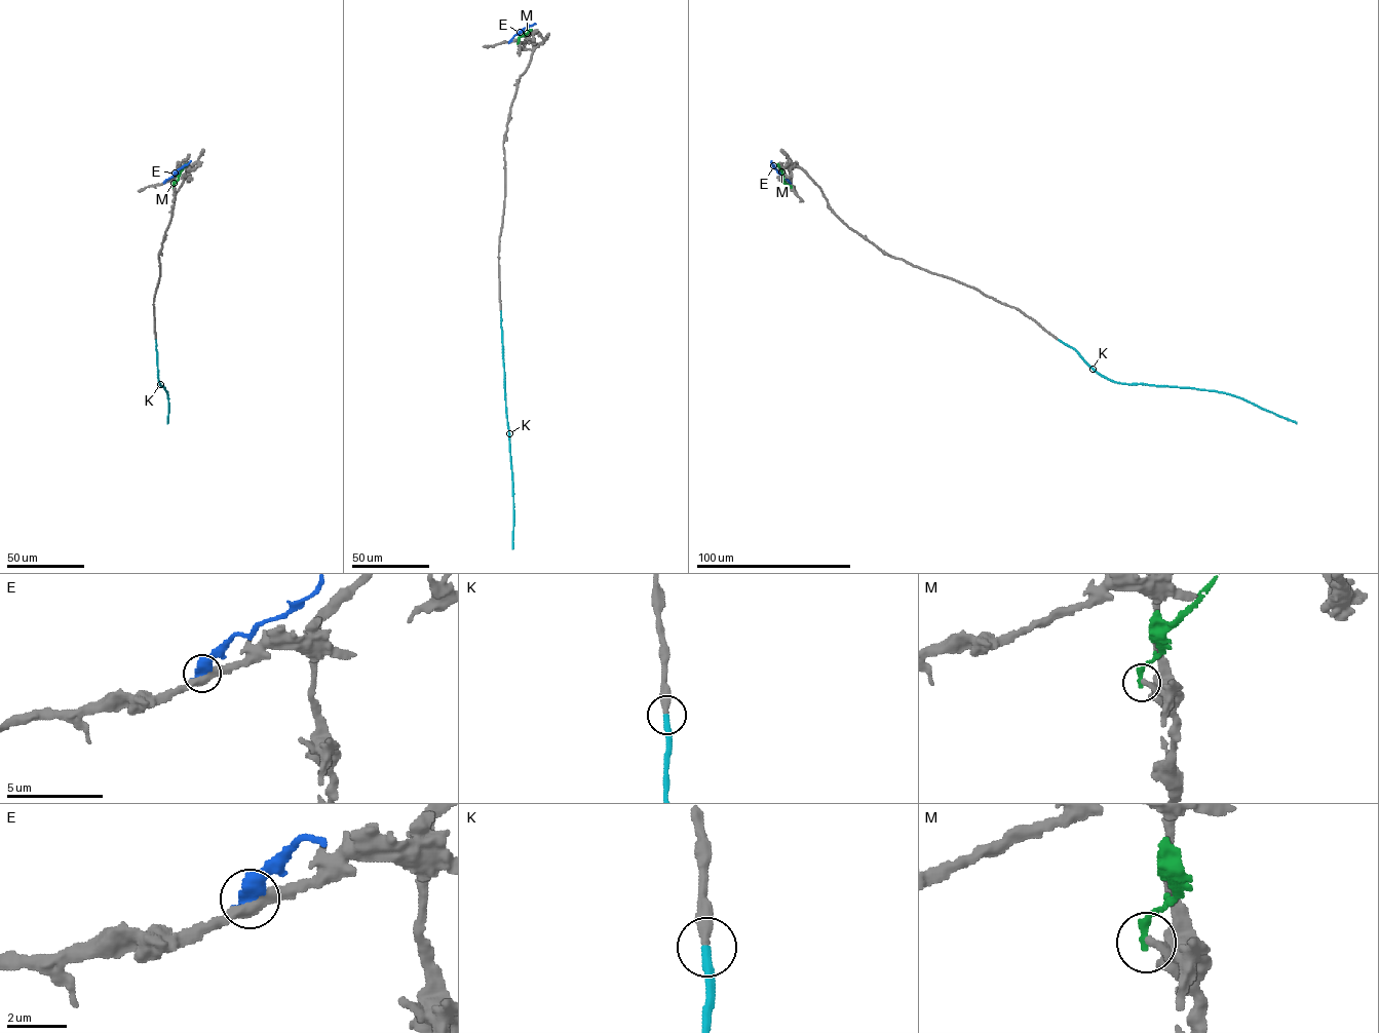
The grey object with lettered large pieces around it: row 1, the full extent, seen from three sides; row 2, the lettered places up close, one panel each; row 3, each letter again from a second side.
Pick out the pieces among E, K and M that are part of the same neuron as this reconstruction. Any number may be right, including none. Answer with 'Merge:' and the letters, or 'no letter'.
Merge: K

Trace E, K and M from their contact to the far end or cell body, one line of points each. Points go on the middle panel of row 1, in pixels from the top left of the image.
E: (509, 42), (523, 29), (535, 24)
K: (500, 310), (511, 470), (512, 548)
M: (518, 43), (520, 37), (532, 30)

